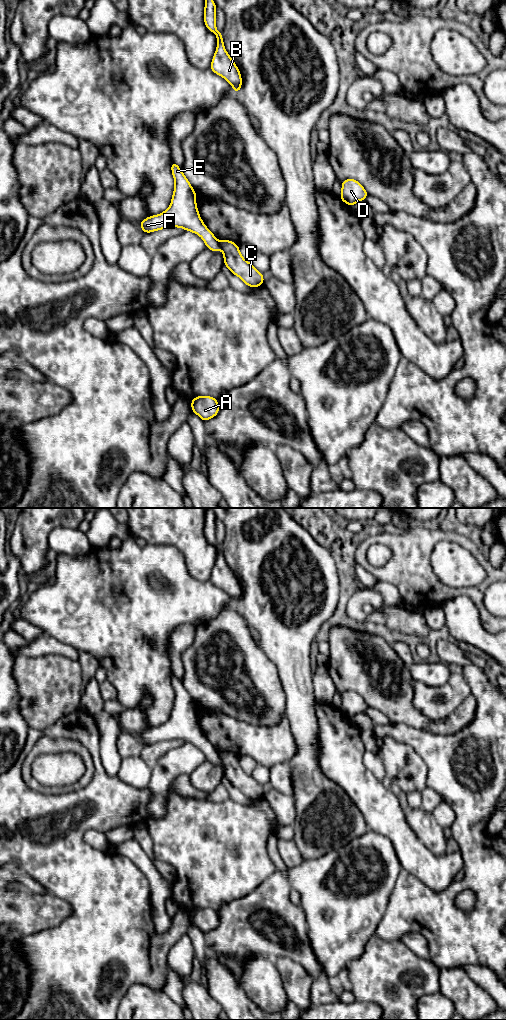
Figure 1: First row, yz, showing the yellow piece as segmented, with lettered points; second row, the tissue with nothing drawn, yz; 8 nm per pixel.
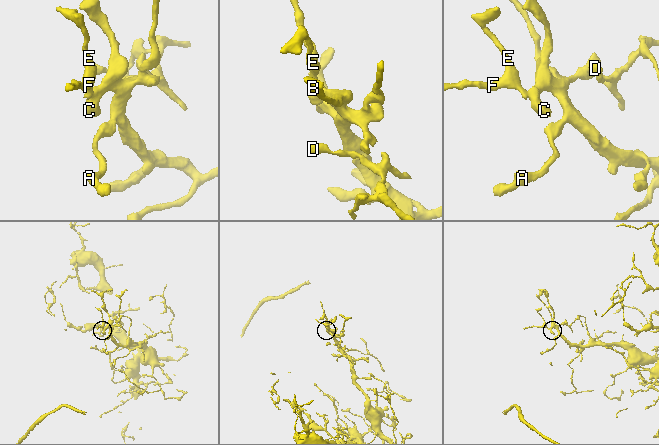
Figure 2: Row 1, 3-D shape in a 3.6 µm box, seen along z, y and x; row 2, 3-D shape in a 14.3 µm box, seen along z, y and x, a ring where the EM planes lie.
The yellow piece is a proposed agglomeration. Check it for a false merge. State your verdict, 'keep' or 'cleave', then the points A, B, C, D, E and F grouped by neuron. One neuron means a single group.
cleave; groups A B C D / E F

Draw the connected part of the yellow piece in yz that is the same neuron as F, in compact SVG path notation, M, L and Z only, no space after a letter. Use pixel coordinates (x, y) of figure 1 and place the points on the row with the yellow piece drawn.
M171 162L171 171L175 186L172 200L167 210L161 214L149 216L139 225L144 233L166 228L179 227L199 235L206 247L213 252L221 250L218 240L202 221L197 204L196 192L189 180L175 162Z

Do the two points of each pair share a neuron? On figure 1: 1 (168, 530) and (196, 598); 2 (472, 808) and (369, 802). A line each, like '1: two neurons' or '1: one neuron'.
1: two neurons
2: two neurons

